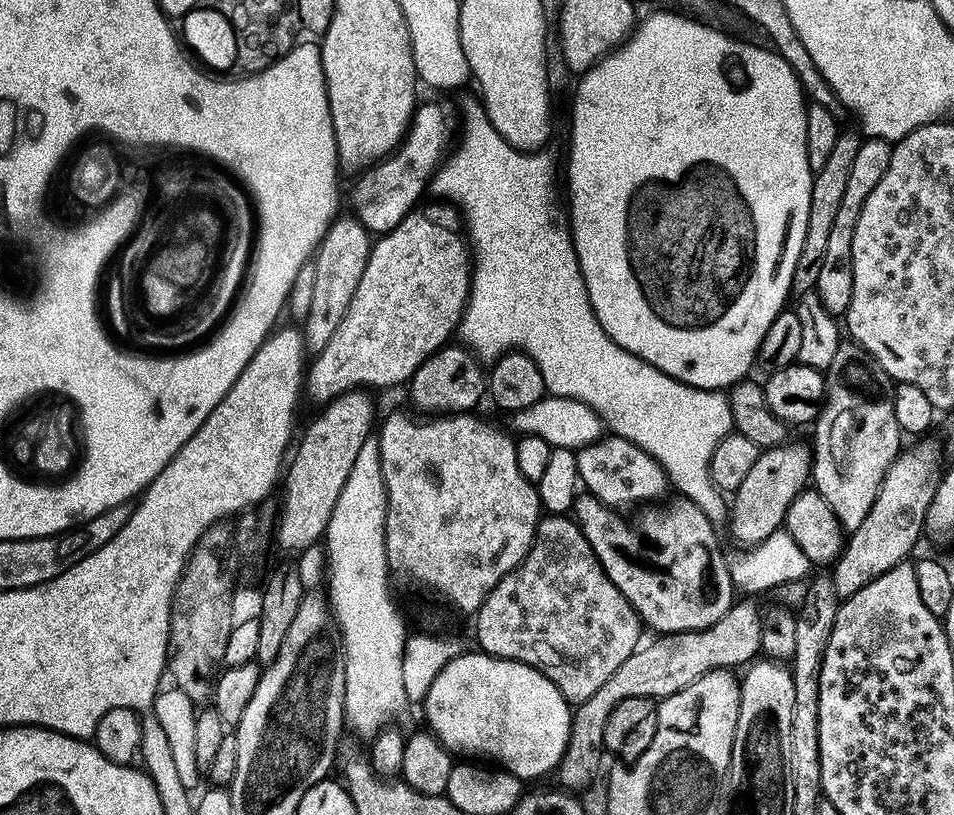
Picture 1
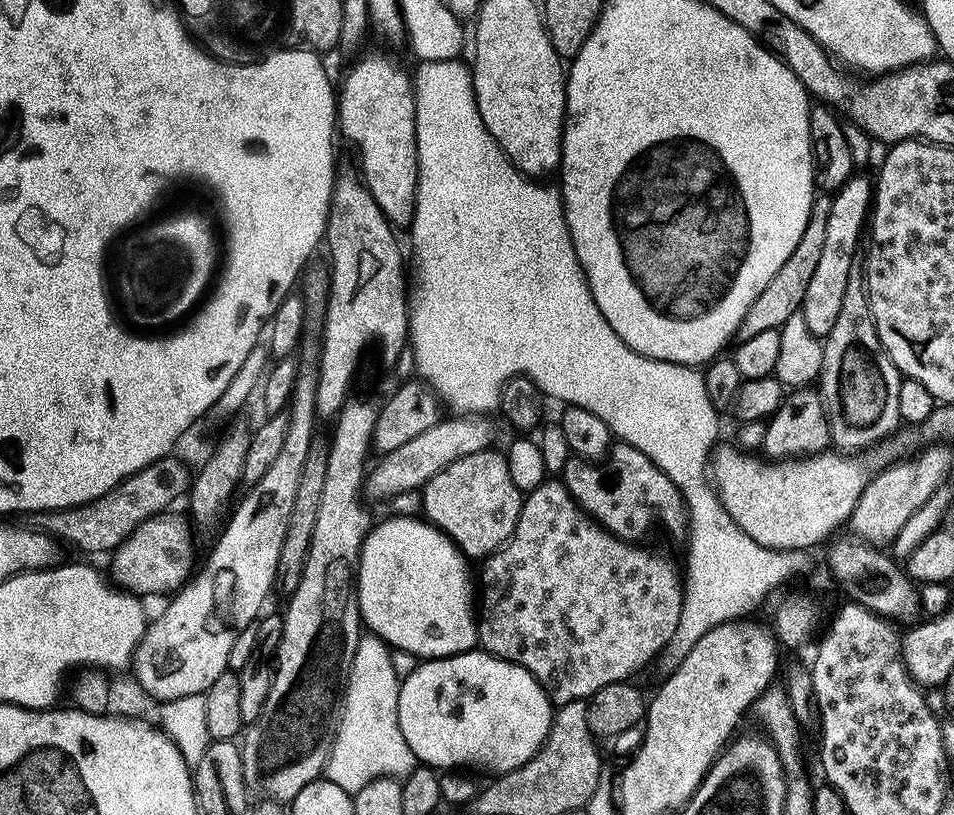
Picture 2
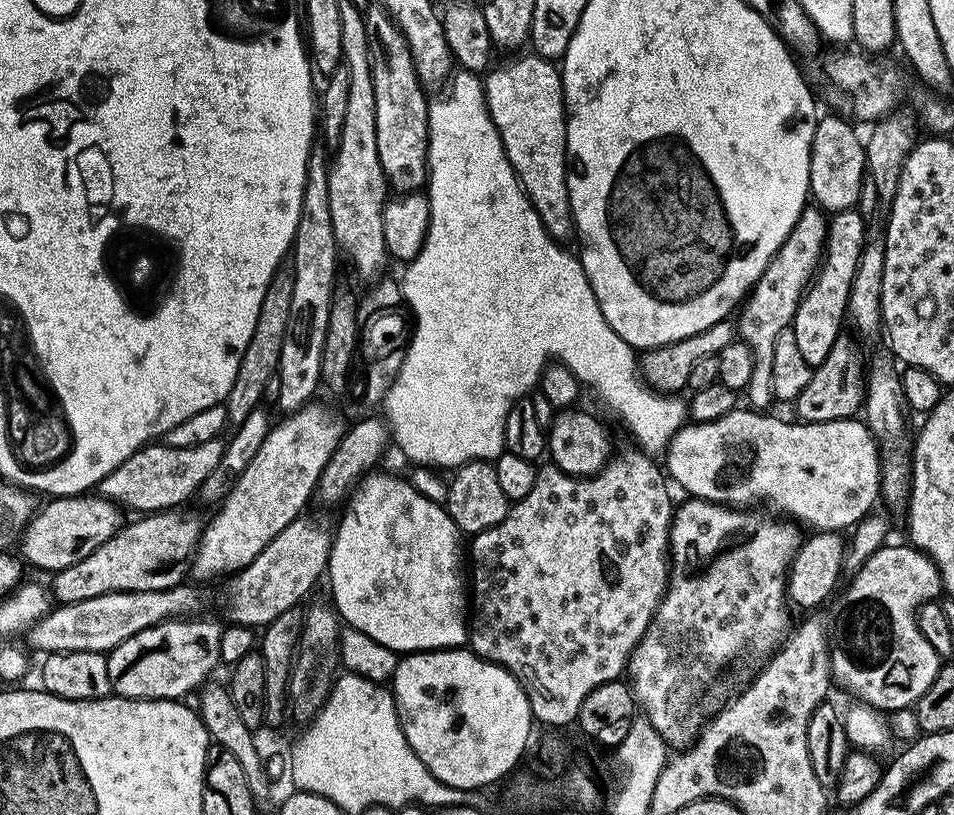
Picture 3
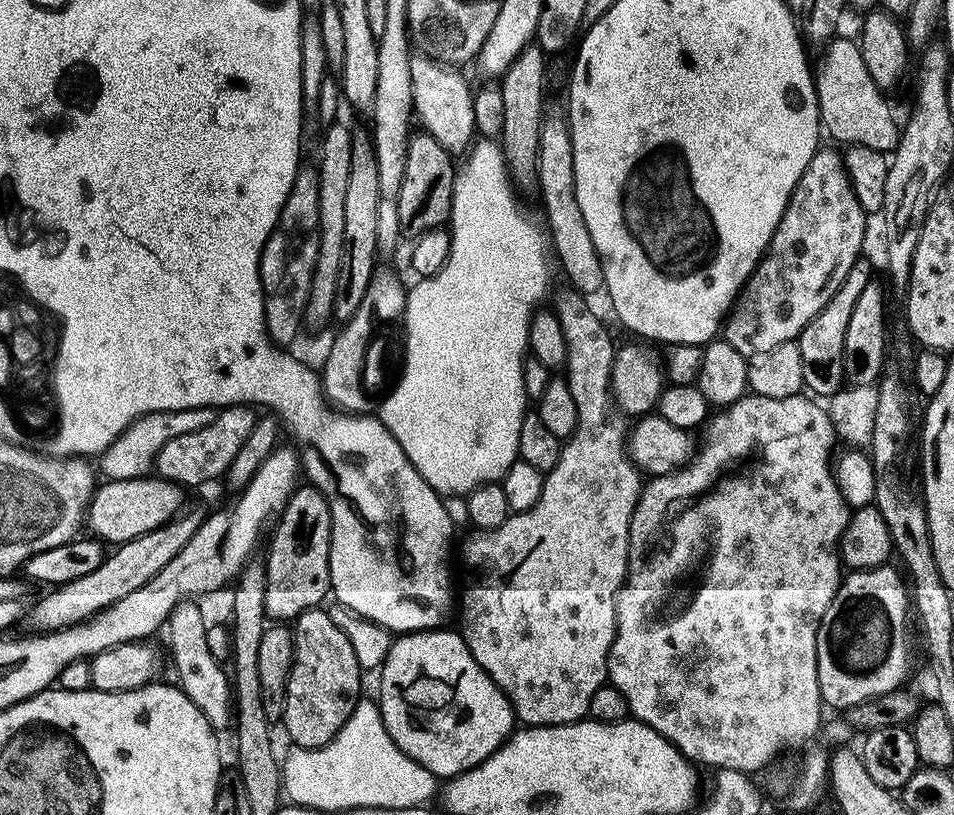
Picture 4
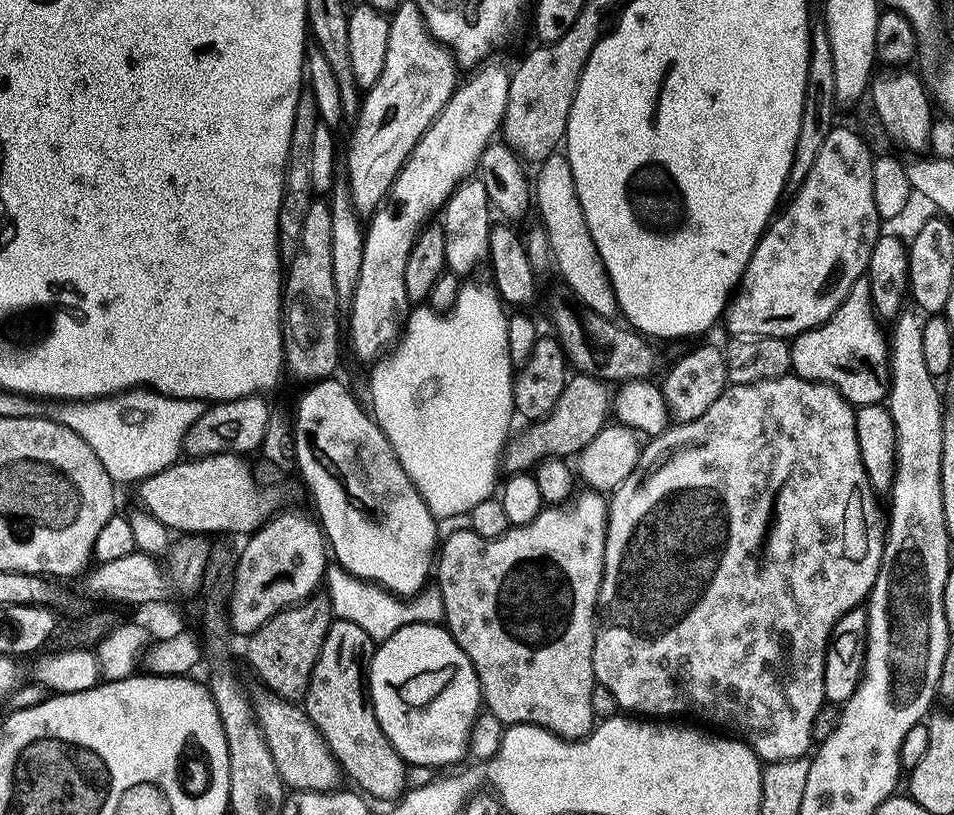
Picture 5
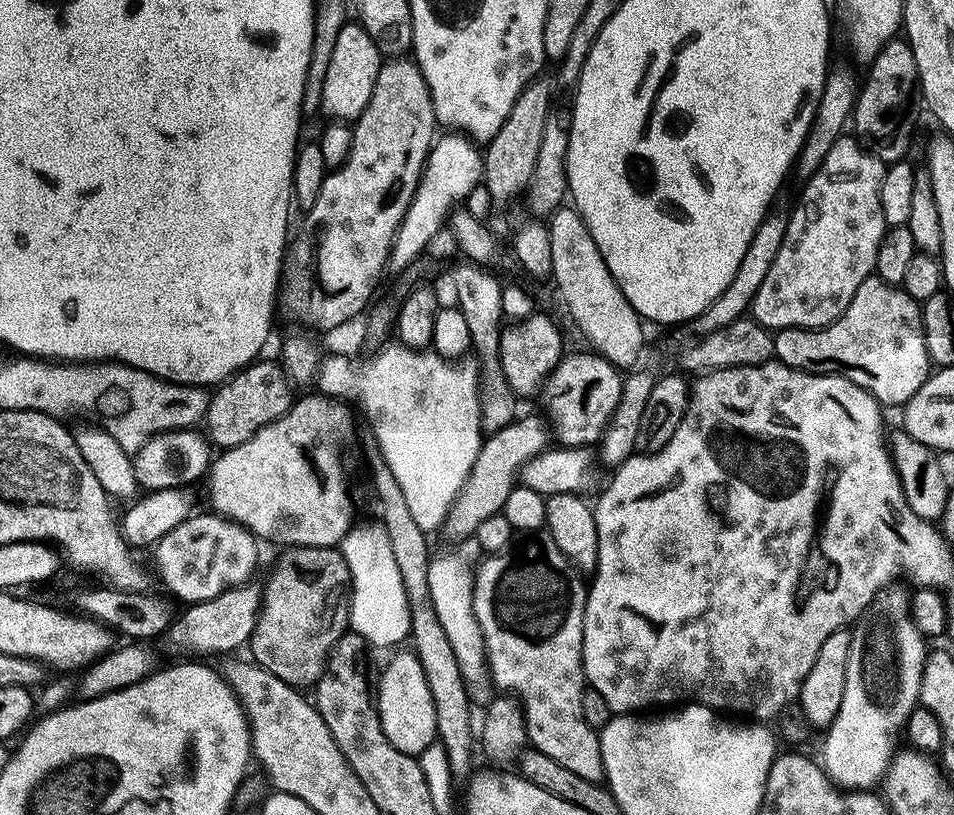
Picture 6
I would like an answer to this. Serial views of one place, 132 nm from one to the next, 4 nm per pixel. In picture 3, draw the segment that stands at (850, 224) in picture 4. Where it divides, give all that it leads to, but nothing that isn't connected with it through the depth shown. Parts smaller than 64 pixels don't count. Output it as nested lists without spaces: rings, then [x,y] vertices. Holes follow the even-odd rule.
[[[805,206],[794,230],[782,242],[782,246],[772,255],[766,270],[752,285],[742,307],[739,309],[738,336],[750,346],[754,354],[754,374],[746,389],[747,403],[756,410],[768,410],[774,404],[774,342],[778,334],[789,331],[792,319],[798,310],[800,300],[808,290],[812,277],[816,275],[824,254],[824,243],[828,237],[829,217],[819,207]]]

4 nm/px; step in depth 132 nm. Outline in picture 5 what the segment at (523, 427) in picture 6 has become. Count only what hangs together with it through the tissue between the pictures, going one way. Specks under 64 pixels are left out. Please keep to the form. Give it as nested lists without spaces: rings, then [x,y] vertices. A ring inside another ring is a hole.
[[[579,374],[569,375],[564,383],[562,394],[550,410],[550,414],[542,420],[529,423],[525,432],[511,437],[504,446],[502,468],[505,473],[526,472],[535,468],[540,460],[547,456],[563,458],[575,457],[604,429],[610,420],[610,388],[603,380],[595,380],[593,376]]]

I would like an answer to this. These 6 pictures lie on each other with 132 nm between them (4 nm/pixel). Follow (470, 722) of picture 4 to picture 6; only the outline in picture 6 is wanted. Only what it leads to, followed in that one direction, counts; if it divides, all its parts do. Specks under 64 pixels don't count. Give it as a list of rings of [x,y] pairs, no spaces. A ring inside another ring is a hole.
[[[415,651],[400,652],[386,666],[376,688],[377,708],[382,722],[383,733],[390,739],[392,746],[398,746],[408,756],[419,757],[437,739],[436,711]]]

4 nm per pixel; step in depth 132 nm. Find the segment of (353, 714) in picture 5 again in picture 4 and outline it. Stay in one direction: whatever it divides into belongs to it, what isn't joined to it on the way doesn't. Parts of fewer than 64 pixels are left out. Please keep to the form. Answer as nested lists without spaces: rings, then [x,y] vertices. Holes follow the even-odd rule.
[[[323,607],[311,608],[294,621],[292,669],[288,675],[282,725],[297,748],[320,748],[342,730],[362,698],[362,669],[350,638]]]

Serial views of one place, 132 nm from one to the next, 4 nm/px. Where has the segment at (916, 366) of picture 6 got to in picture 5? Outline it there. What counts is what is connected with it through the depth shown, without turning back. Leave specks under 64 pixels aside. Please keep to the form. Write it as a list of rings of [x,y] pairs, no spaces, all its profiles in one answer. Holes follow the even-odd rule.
[[[861,278],[850,286],[850,294],[834,310],[834,314],[825,324],[798,334],[791,341],[791,371],[804,380],[813,380],[815,384],[828,384],[842,394],[853,406],[879,404],[888,395],[888,340],[886,332],[879,328],[878,317],[872,311],[872,299],[867,279]]]

